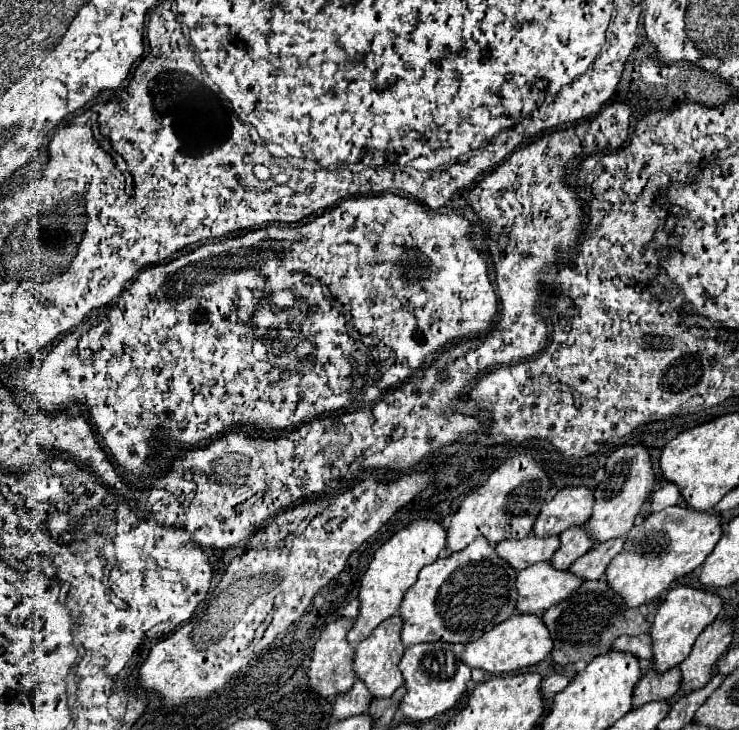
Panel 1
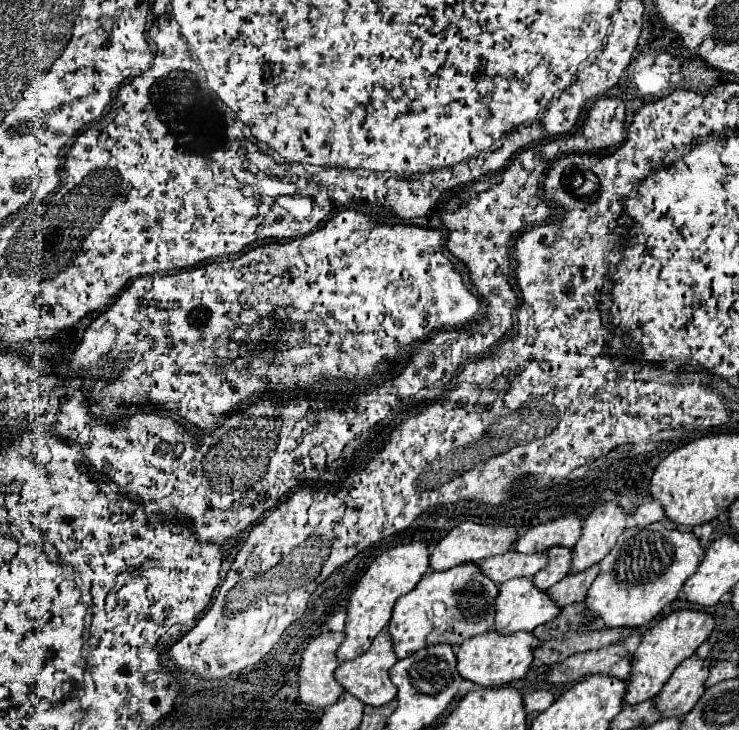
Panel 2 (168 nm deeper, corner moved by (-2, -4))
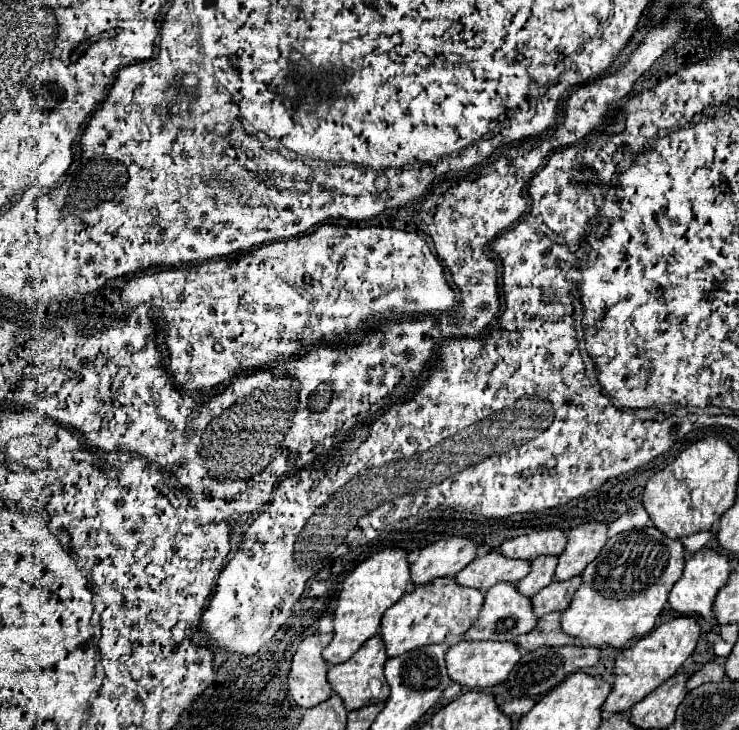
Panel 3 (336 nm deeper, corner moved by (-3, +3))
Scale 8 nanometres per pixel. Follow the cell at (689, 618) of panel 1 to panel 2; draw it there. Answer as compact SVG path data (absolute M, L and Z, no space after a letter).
M680 609L672 615L660 619L652 629L644 631L638 649L632 655L632 671L628 677L628 687L624 695L626 705L638 705L648 701L660 693L664 683L670 679L672 671L688 657L696 653L696 649L710 637L714 629L714 617L702 611Z

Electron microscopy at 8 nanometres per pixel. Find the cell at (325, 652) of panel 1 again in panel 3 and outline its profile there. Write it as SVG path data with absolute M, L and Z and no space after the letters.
M333 632L311 634L299 644L293 656L289 672L289 692L303 708L313 708L329 700L333 694L333 688L327 680L327 662L321 656L321 650L329 644L331 638Z

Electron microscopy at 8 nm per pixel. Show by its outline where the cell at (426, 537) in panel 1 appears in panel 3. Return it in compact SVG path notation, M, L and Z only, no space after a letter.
M387 548L363 560L343 582L333 620L335 636L331 644L323 650L323 658L331 664L349 660L363 646L363 642L367 642L373 634L379 632L385 610L405 594L409 582L409 562L403 548Z

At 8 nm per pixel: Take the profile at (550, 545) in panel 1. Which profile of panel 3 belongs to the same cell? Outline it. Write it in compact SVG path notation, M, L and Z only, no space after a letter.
M489 552L477 556L469 566L465 566L457 576L457 584L471 586L479 590L489 590L497 582L519 582L529 574L527 560L511 560L501 552Z

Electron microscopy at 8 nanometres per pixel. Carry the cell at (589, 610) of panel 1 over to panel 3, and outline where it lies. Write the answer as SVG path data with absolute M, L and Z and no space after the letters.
M551 612L539 618L537 628L533 628L531 632L517 636L517 646L523 650L537 650L541 646L567 646L567 644L577 644L577 640L573 640L573 636L565 636L565 632L561 632L561 612Z

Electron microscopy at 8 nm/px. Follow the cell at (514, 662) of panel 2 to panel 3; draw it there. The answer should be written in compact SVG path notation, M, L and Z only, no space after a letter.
M461 640L447 650L447 670L453 682L459 682L469 688L487 688L507 680L509 672L521 660L521 652L515 642L477 642L477 640Z

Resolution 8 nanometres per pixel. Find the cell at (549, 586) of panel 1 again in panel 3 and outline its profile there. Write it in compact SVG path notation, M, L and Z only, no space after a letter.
M501 582L501 584L495 584L493 588L487 590L485 604L483 604L483 608L479 612L479 618L463 638L467 638L467 640L499 640L499 642L513 640L513 638L517 638L521 634L531 632L537 626L537 620L539 618L533 612L531 598L521 596L521 592L517 592L515 584Z

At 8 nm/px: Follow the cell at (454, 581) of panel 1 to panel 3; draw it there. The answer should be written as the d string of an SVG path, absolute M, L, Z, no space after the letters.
M453 576L433 580L433 584L425 584L425 588L413 588L397 604L393 604L381 620L379 634L385 640L387 656L393 658L419 646L441 644L447 638L461 638L471 628L473 620L477 620L483 600L485 594L481 590L461 588Z

